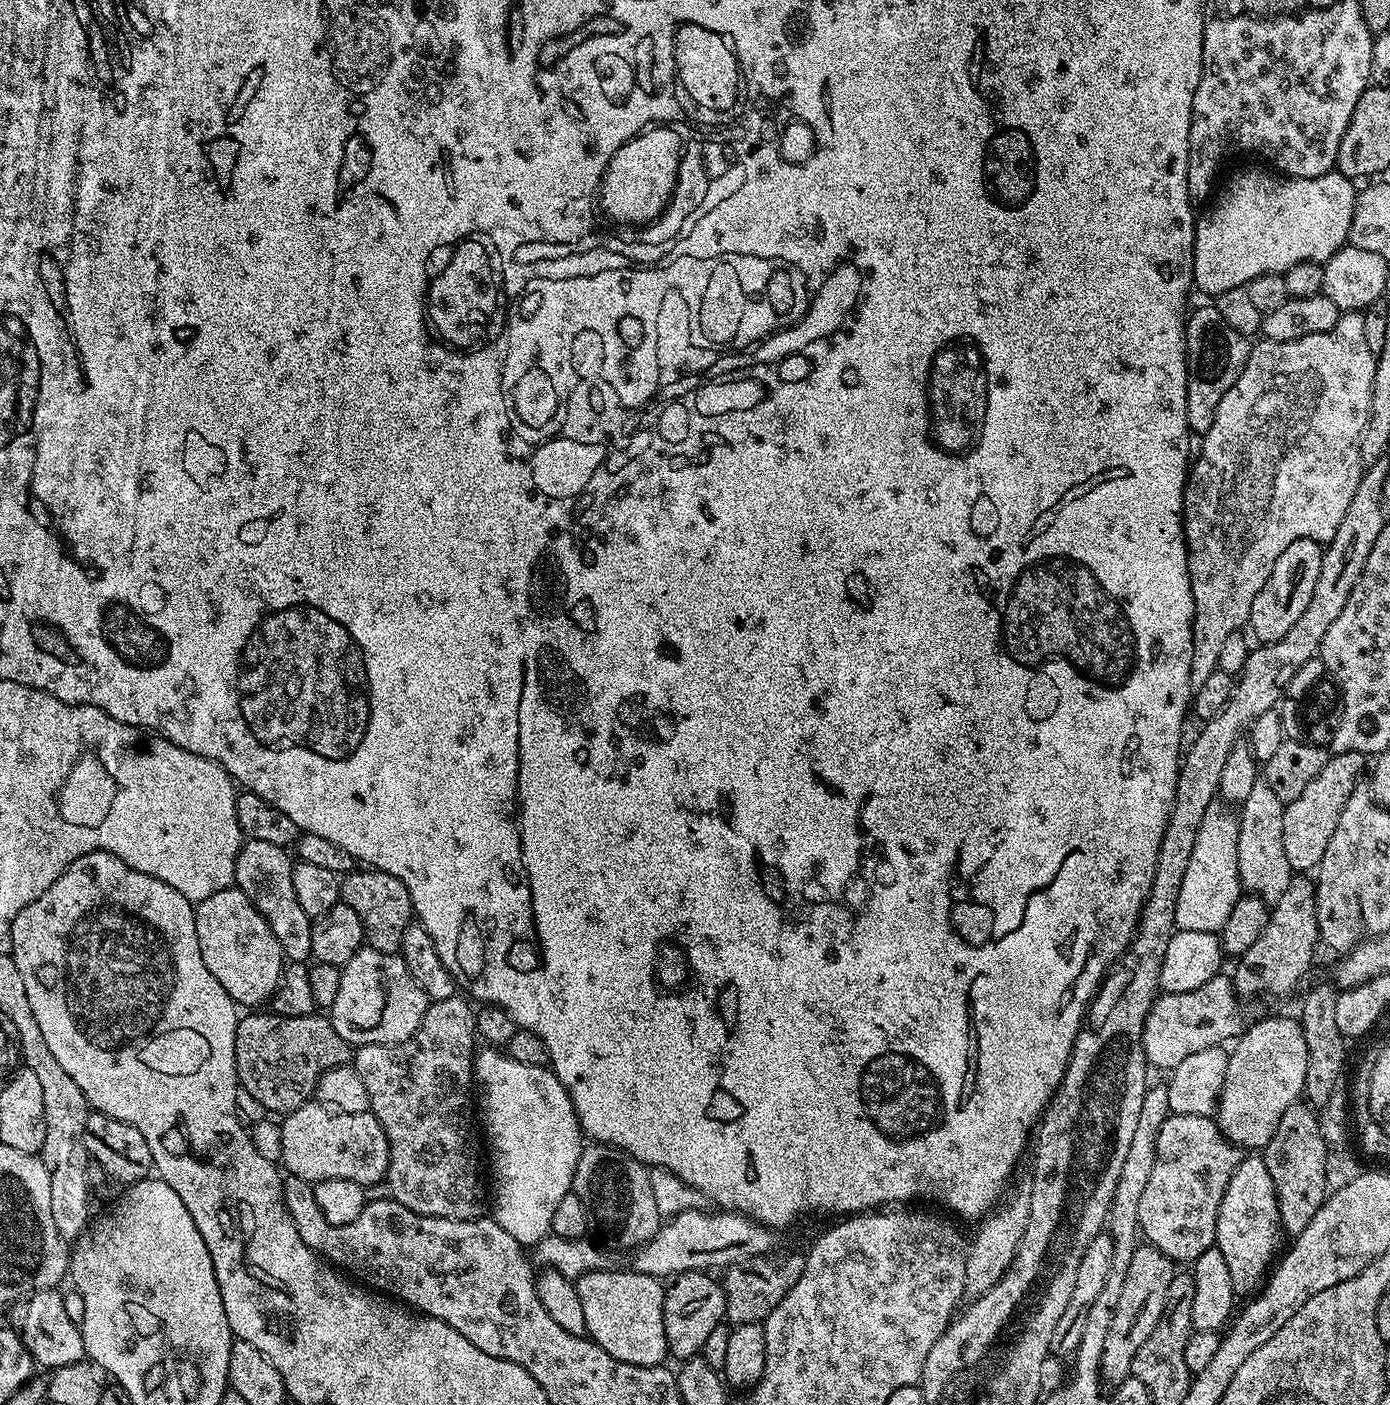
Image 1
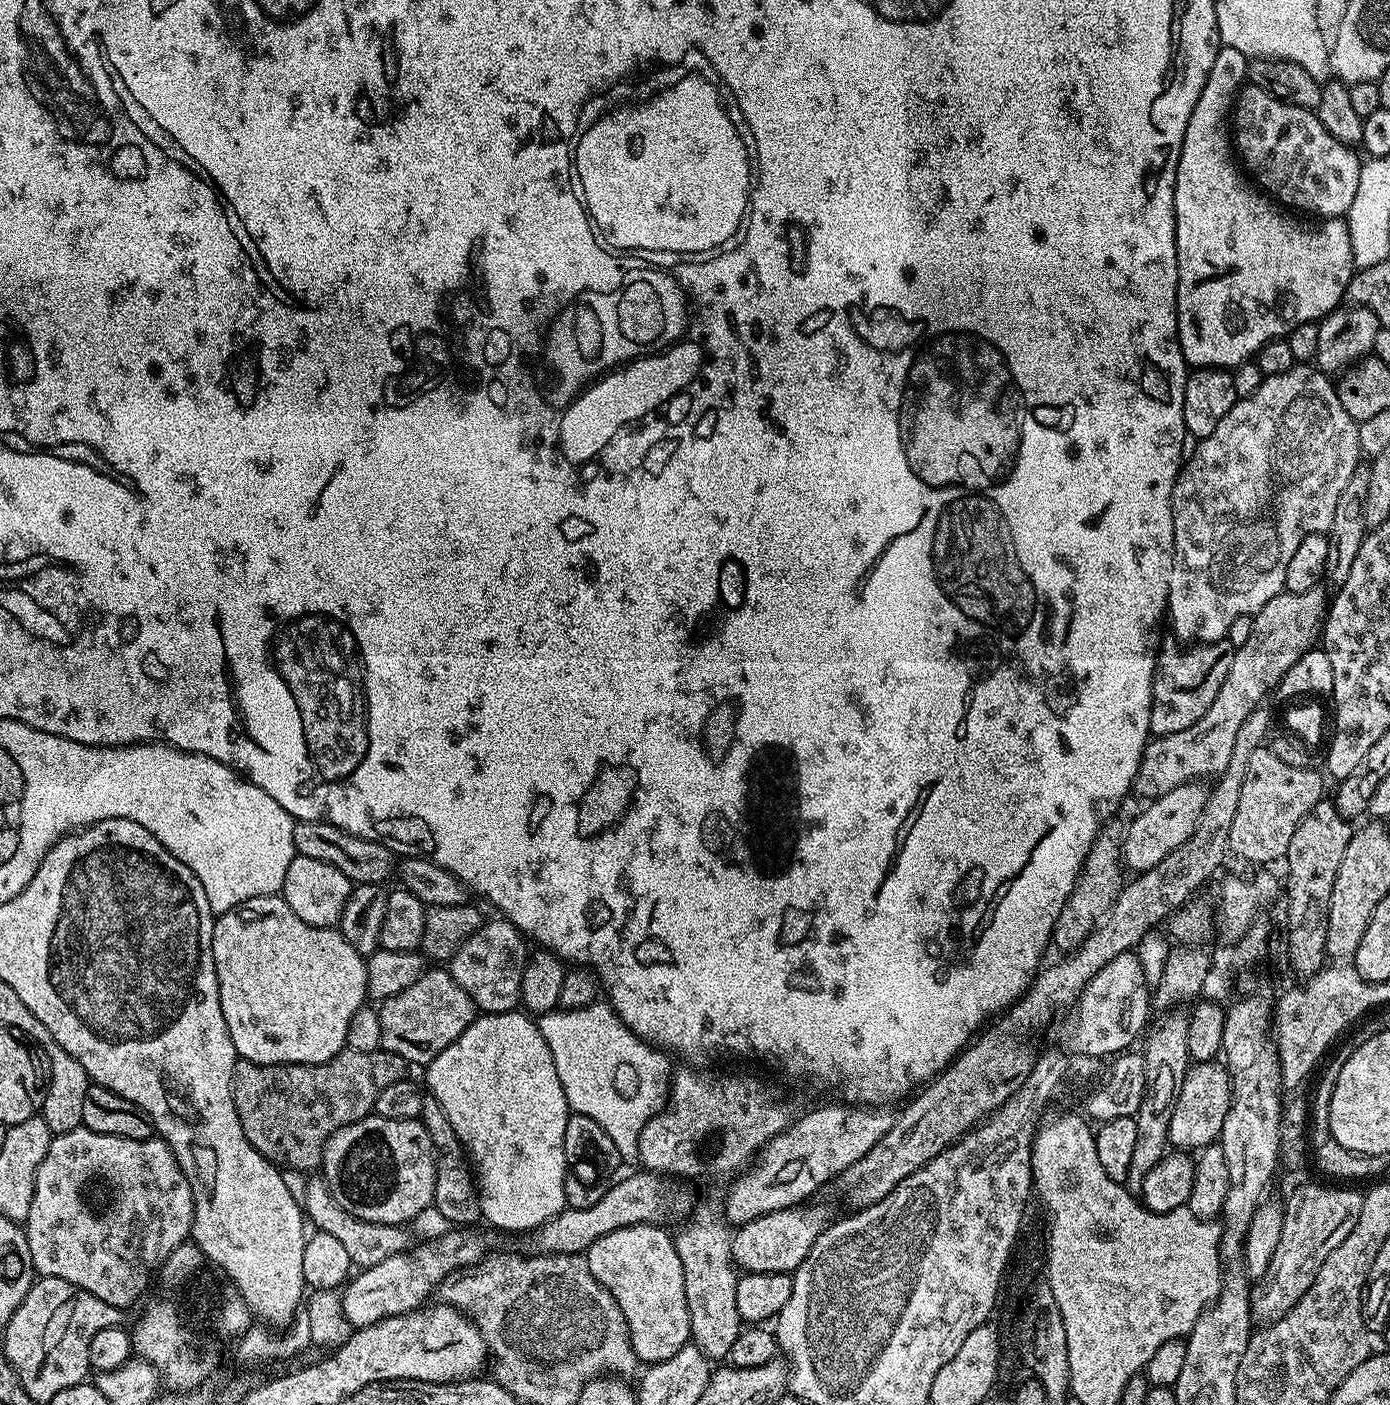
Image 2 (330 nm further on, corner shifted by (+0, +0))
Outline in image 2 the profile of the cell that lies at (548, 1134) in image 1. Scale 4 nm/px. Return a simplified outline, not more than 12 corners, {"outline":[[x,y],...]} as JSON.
{"outline":[[477,1015],[426,1088],[481,1217],[566,1207],[570,1109],[539,1023]]}

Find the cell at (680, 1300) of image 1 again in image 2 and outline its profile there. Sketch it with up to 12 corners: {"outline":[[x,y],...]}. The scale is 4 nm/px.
{"outline":[[814,1203],[739,1225],[741,1273],[795,1272],[830,1223]]}

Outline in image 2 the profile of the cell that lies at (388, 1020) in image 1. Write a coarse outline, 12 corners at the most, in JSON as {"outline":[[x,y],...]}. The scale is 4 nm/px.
{"outline":[[429,967],[378,1008],[380,1048],[427,1066],[478,1015]]}

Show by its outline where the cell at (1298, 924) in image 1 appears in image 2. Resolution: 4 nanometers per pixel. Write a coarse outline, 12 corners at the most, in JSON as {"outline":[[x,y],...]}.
{"outline":[[1193,1063],[1170,1114],[1169,1145],[1199,1150],[1219,1137],[1232,1079]]}

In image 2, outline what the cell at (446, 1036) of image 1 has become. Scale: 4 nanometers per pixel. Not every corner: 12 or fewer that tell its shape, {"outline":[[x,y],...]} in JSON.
{"outline":[[425,1099],[436,1152],[433,1205],[453,1226],[481,1223],[469,1157],[450,1118]]}

